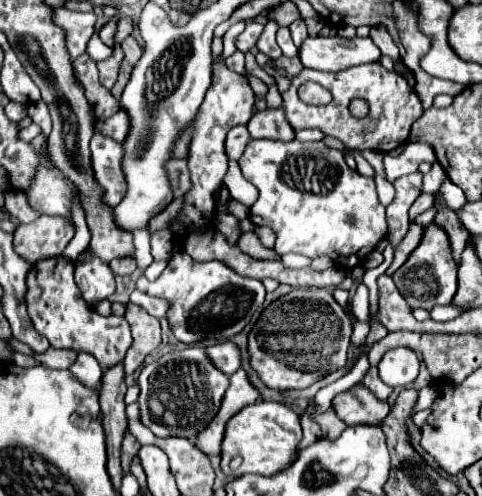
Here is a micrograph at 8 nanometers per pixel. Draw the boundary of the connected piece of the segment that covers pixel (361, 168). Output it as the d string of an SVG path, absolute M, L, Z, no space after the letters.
M351 149L346 155L351 155L355 158L355 161L357 163L356 170L359 174L366 176L366 177L372 177L374 176L375 172L372 166L365 160L365 158L361 155L360 151Z

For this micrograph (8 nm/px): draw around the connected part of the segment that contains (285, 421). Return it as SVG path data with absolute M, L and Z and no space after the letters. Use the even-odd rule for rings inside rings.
M259 401L241 409L227 423L227 435L221 445L221 469L229 477L241 477L245 473L275 475L297 459L297 445L303 439L299 415L283 403Z

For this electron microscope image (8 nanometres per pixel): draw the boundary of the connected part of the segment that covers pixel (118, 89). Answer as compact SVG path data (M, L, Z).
M127 37L127 39L123 39L121 47L123 47L125 57L123 57L123 61L121 61L121 69L119 69L117 83L115 83L115 85L113 85L113 89L111 89L111 93L113 93L113 97L115 97L115 99L121 99L123 87L127 85L127 79L129 79L129 75L131 75L131 71L133 71L135 63L139 61L139 55L143 55L143 49L141 49L141 45L137 43L137 39L135 39L135 37Z

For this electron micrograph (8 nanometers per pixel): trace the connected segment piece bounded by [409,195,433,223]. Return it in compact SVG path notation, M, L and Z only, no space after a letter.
M421 195L421 197L411 205L411 209L409 209L409 221L413 223L415 217L417 217L419 213L427 211L431 205L433 205L433 195Z

